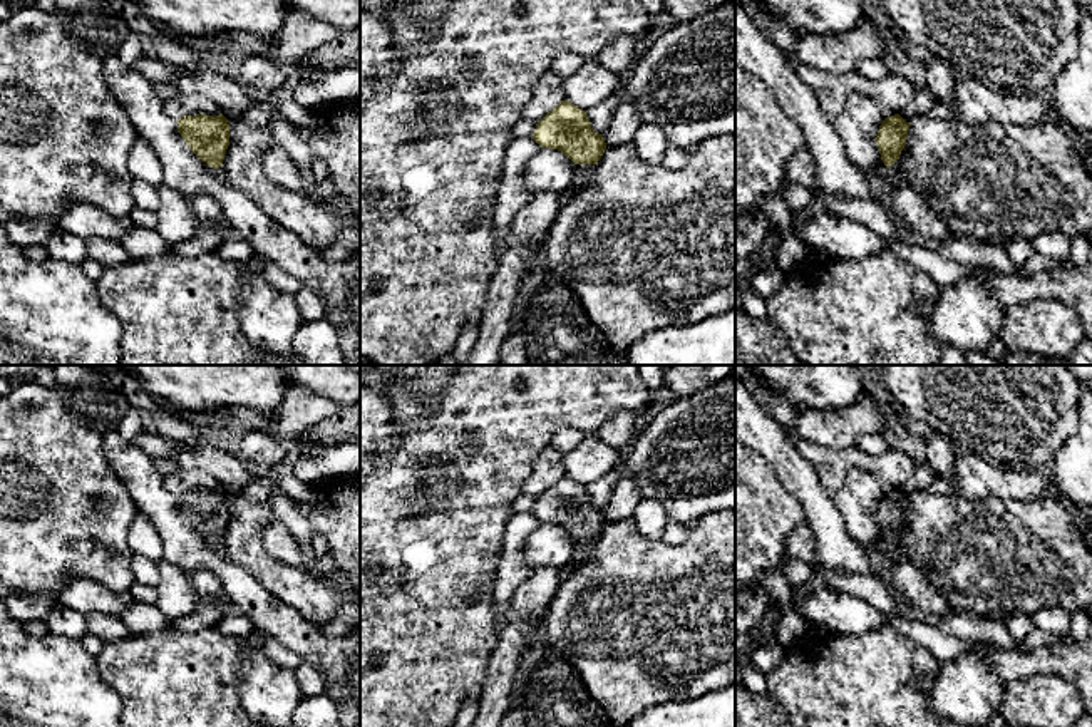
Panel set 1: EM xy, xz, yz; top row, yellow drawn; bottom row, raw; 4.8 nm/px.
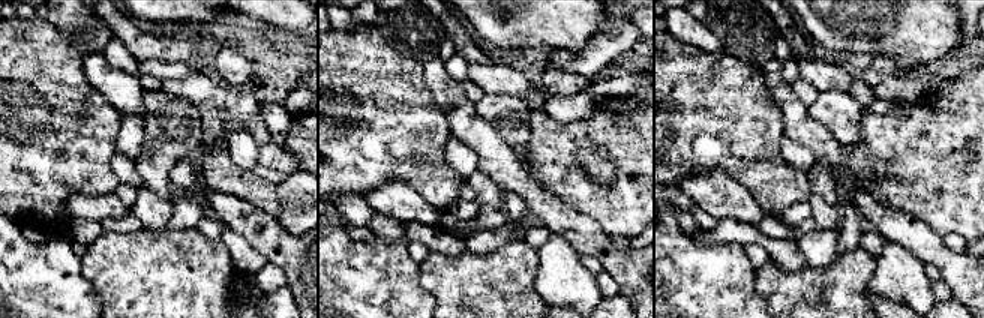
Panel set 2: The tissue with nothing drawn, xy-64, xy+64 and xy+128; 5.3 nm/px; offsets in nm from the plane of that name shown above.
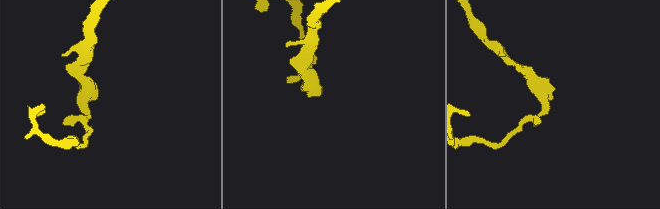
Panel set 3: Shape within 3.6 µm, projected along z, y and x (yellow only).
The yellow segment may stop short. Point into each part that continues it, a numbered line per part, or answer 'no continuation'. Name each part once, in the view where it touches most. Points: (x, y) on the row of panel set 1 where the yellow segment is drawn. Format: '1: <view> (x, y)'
1: xy (183, 104)

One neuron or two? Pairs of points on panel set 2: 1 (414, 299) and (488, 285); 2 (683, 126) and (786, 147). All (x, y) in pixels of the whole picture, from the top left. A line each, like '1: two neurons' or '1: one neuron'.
1: two neurons
2: two neurons

